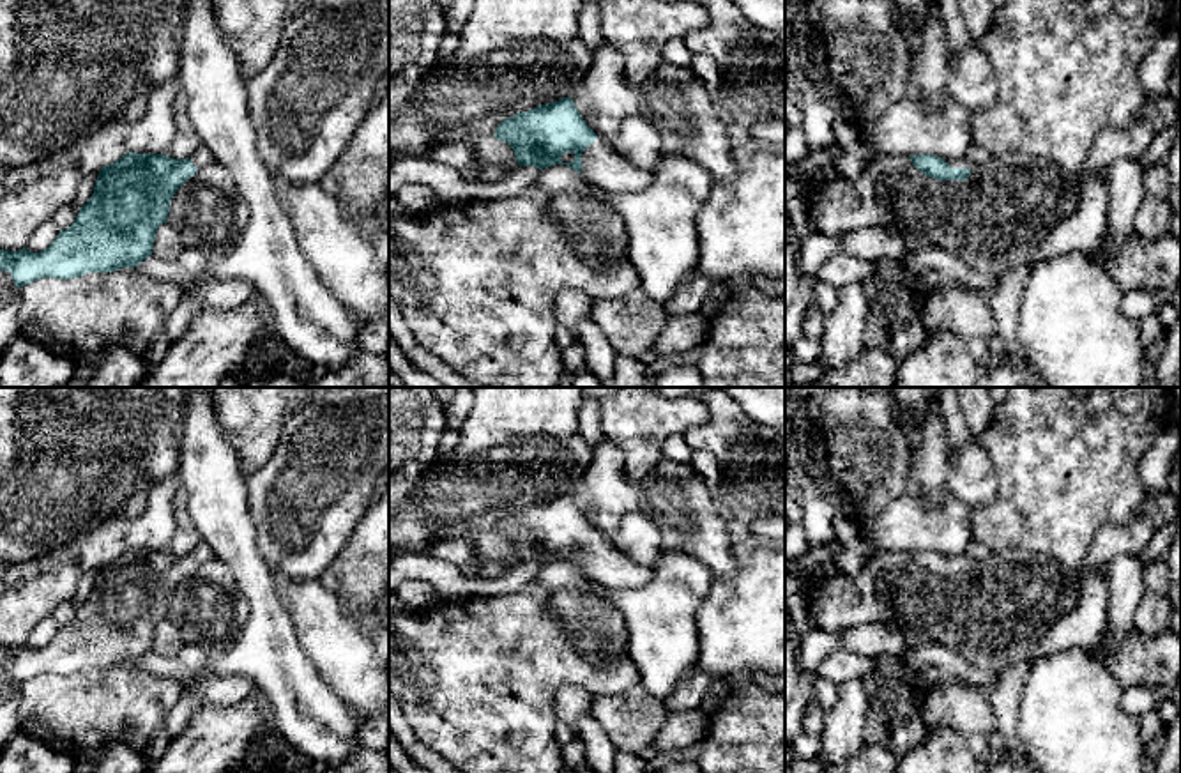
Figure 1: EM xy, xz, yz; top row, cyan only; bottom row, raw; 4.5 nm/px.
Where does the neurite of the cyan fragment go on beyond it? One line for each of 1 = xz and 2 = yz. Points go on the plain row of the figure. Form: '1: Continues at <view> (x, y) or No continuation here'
1: Continues at xz (603, 563)
2: Continues at yz (955, 559)

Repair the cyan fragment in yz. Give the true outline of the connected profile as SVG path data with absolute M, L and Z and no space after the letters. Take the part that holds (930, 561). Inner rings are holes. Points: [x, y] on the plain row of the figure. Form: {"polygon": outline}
{"polygon": "M923 550L909 555L919 568L937 577L965 577L972 564L965 554L942 555L933 550Z"}

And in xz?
{"polygon": "M571 494L504 515L493 532L514 547L518 563L566 561L603 587L633 589L652 575L652 568L629 561L605 540Z"}

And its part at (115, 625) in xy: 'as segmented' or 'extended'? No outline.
extended

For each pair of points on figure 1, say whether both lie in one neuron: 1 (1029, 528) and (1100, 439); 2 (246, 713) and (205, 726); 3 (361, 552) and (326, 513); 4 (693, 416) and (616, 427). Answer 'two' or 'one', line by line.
1: one
2: one
3: two
4: one

